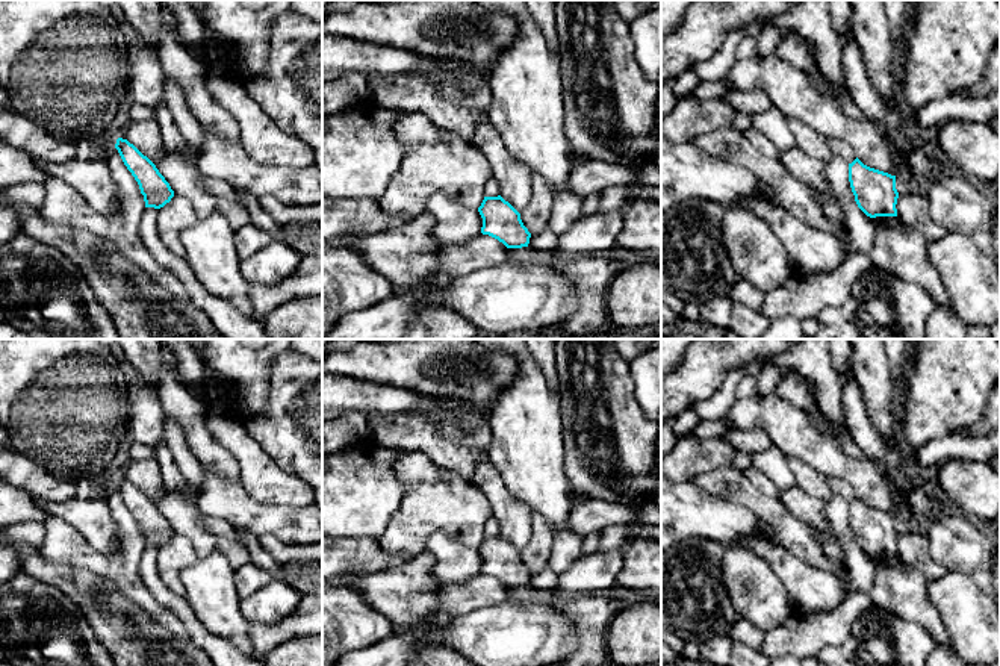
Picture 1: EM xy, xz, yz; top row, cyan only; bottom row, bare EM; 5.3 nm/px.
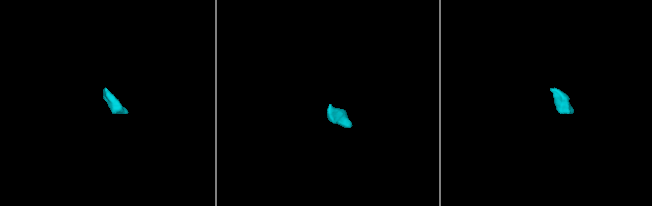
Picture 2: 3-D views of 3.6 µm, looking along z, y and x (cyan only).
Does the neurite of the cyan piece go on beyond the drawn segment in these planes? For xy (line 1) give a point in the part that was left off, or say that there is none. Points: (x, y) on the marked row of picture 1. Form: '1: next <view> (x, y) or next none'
1: next none

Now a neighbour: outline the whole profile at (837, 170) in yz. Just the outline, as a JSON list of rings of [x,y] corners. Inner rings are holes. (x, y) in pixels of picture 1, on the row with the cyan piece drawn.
[[[834,156],[826,163],[825,176],[831,191],[844,210],[850,248],[856,253],[870,254],[876,229],[871,218],[867,216],[855,201],[849,182],[849,162],[841,156]]]

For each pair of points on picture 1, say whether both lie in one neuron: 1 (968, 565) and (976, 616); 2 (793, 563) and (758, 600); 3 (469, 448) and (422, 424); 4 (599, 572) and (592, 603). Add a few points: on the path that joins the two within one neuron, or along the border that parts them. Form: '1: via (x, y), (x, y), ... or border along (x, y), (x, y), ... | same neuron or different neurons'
1: border along (946, 571), (970, 575) | different neurons
2: border along (755, 551), (776, 574), (795, 609) | different neurons
3: via (457, 448), (444, 448), (431, 436) | same neuron
4: border along (593, 592), (569, 595) | different neurons

